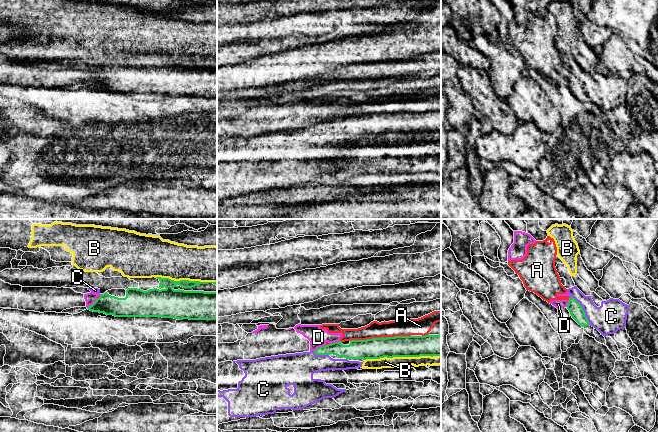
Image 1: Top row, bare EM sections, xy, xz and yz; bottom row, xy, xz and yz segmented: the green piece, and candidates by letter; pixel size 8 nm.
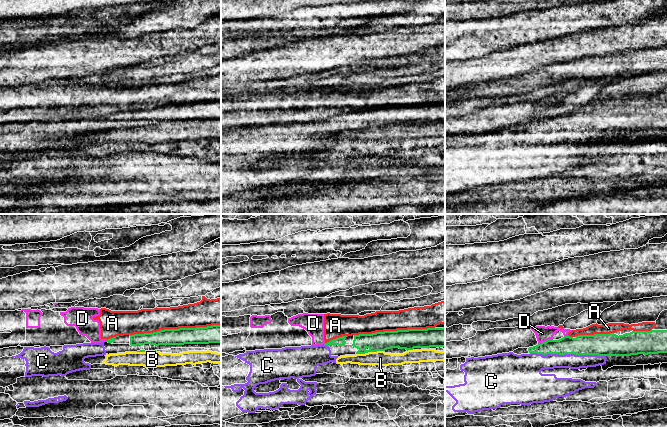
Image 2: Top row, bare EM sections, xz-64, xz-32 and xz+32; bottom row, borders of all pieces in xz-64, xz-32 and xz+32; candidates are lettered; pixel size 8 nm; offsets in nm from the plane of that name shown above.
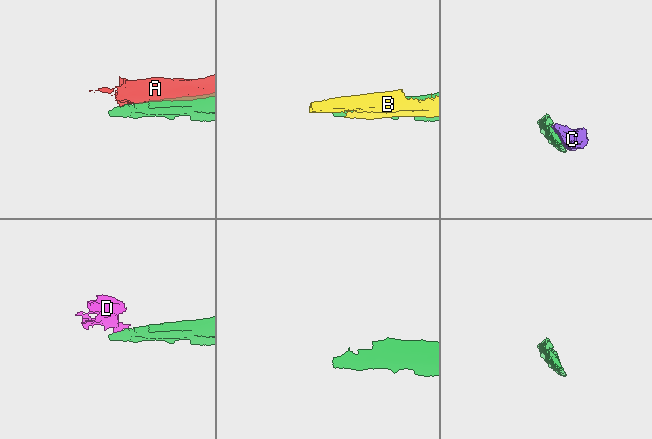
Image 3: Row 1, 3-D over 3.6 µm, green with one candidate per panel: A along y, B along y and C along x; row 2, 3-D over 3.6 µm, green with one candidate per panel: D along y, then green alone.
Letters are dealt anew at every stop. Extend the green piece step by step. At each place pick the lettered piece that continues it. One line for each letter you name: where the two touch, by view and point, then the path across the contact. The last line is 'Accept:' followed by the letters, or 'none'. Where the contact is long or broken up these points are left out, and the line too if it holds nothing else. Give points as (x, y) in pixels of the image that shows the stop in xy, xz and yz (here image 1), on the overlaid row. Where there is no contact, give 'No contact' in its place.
C: Touches green at yz (582, 309)
Accept: C

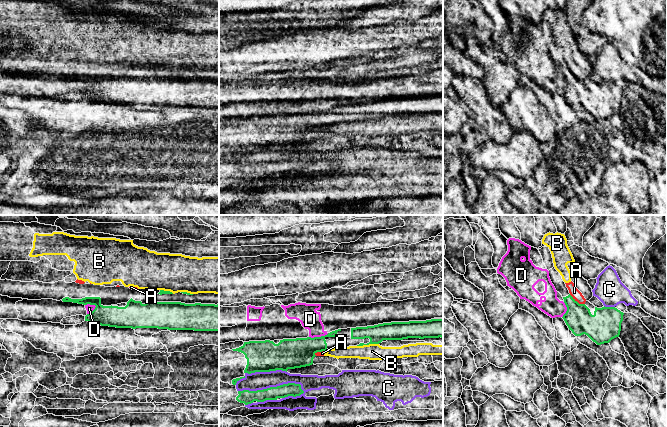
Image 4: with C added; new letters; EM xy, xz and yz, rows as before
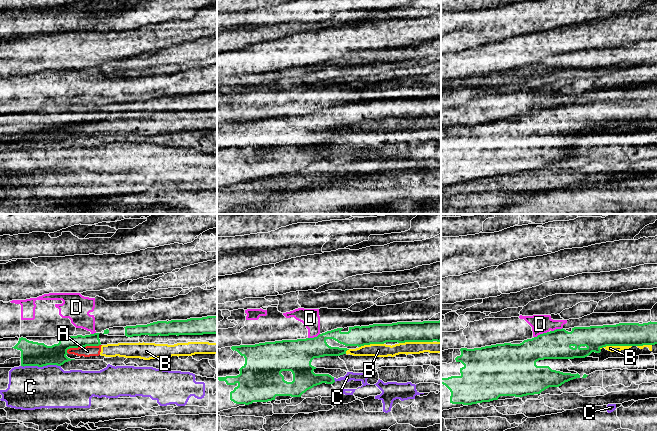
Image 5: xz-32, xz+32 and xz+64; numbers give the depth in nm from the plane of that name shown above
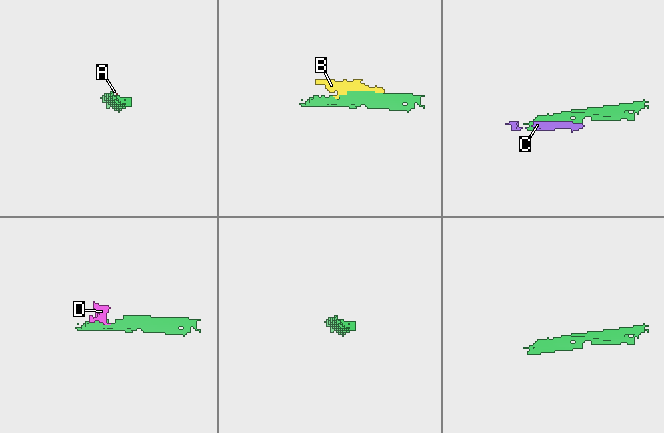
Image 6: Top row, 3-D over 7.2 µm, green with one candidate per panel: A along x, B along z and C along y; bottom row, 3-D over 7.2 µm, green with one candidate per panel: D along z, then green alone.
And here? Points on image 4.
Accept: none

